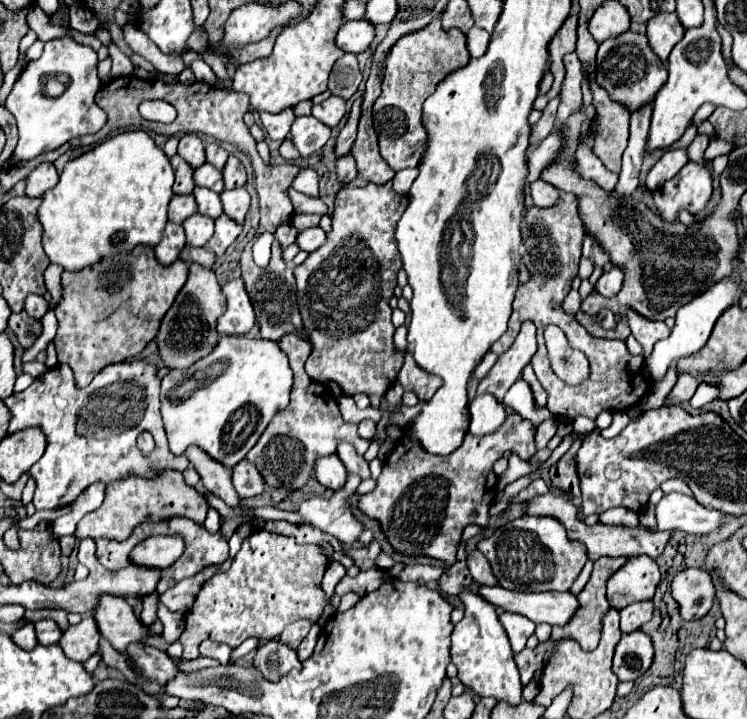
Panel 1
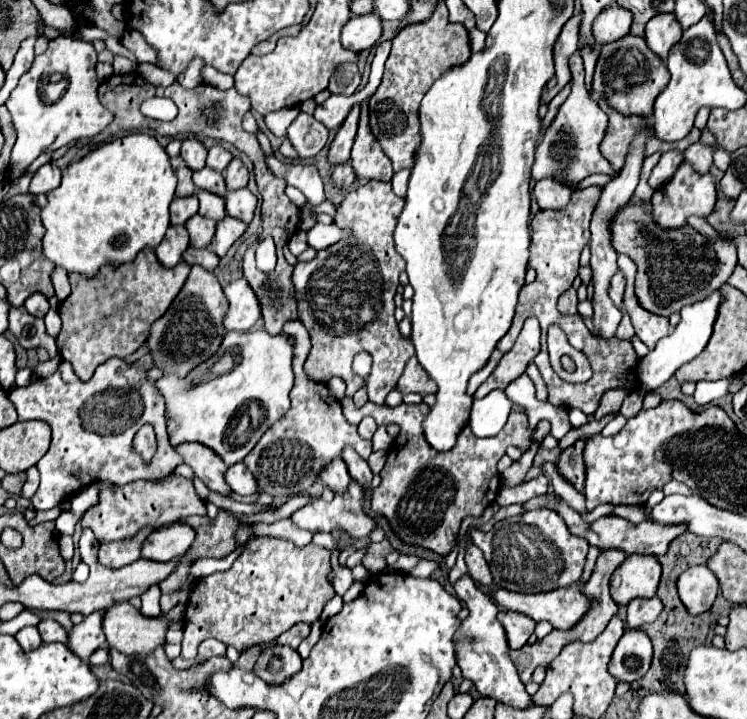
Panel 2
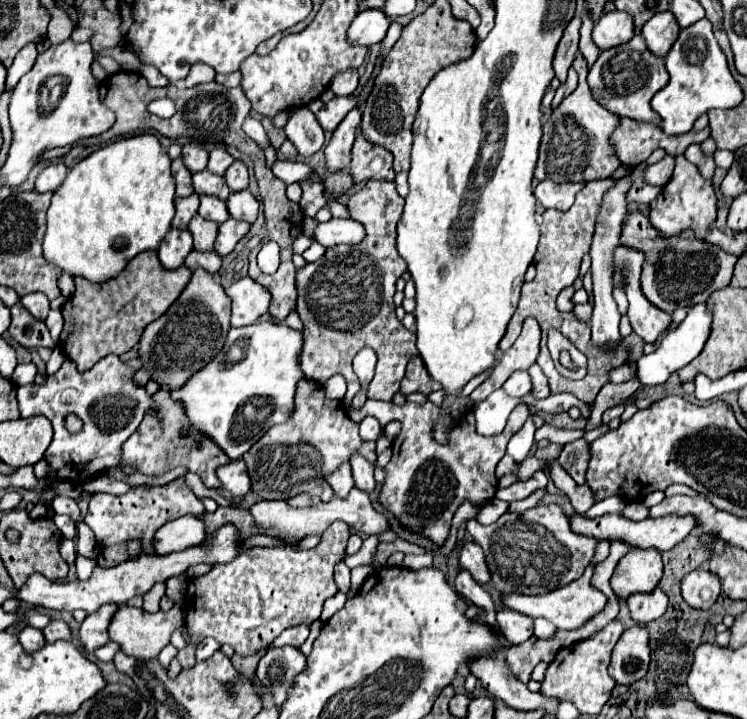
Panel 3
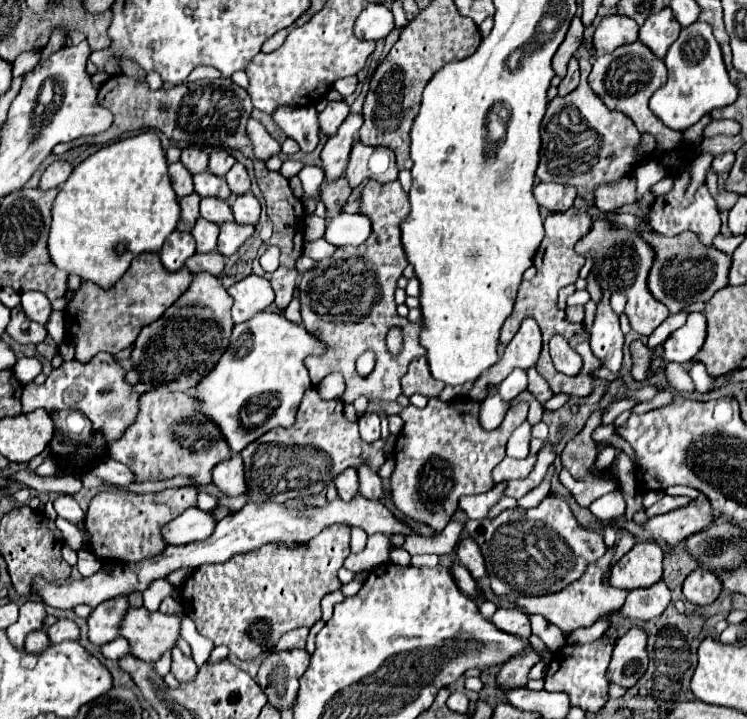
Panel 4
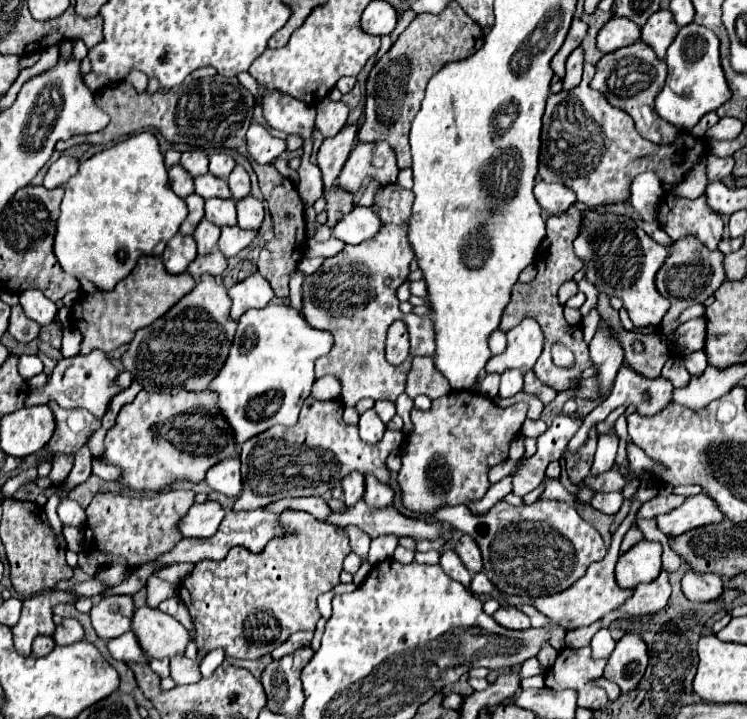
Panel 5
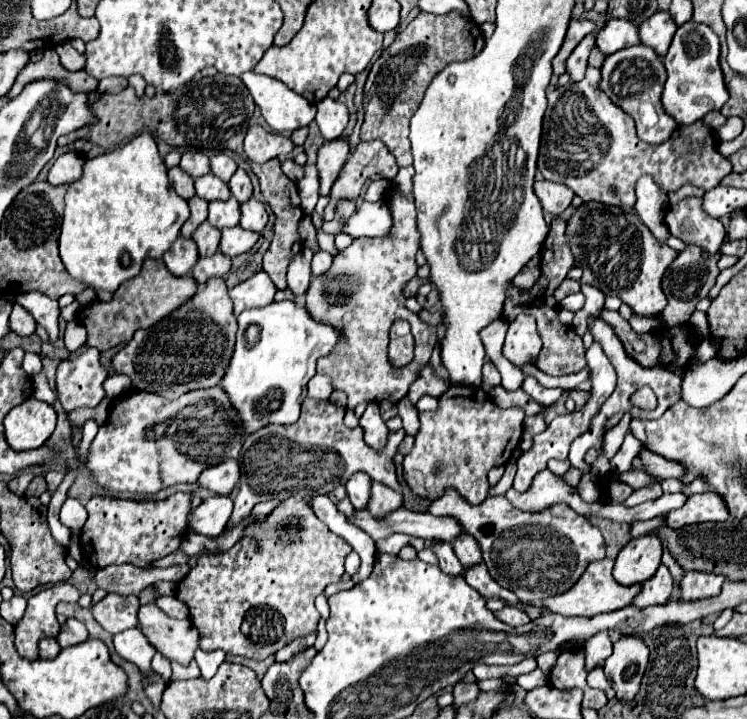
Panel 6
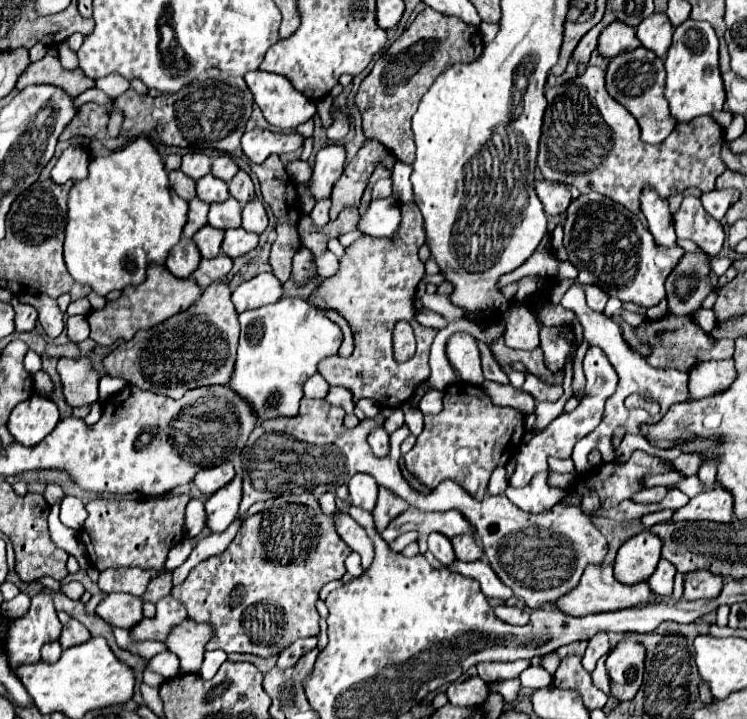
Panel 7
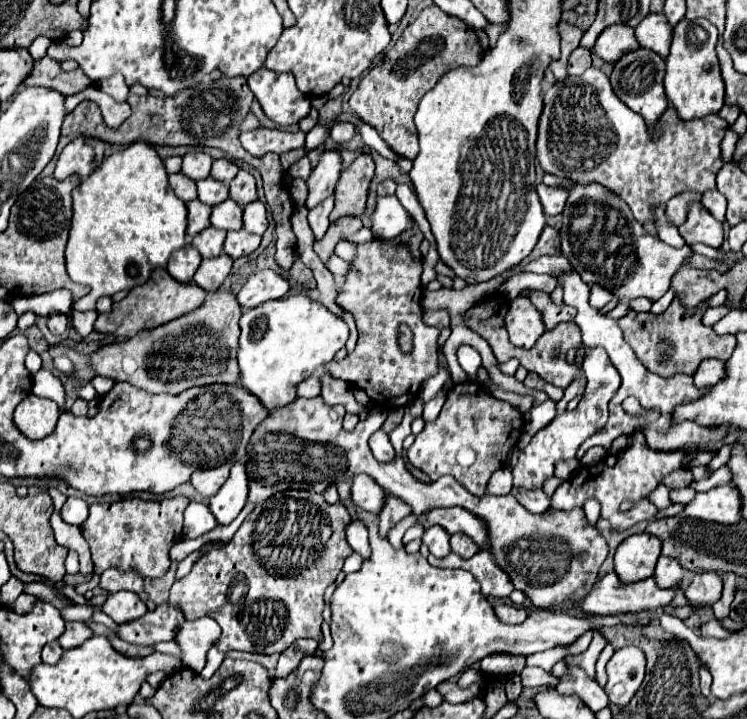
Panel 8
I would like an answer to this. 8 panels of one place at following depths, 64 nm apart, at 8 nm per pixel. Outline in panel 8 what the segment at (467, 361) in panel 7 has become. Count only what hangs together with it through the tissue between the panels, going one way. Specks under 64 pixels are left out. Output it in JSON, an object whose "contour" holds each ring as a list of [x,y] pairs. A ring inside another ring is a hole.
{"contour":[[[460,346],[458,348],[458,362],[460,362],[460,366],[464,368],[464,372],[468,374],[468,376],[472,376],[472,374],[476,374],[476,370],[478,370],[478,366],[480,366],[480,354],[478,354],[478,350],[474,350],[472,346]]]}

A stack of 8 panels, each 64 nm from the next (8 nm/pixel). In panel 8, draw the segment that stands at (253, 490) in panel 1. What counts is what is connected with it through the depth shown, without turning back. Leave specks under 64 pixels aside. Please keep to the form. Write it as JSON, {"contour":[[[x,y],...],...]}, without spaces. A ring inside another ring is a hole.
{"contour":[[[224,464],[220,468],[212,468],[212,470],[200,470],[200,472],[194,472],[192,474],[190,482],[196,488],[196,492],[200,492],[208,500],[228,480],[228,472],[230,472],[230,464]]]}

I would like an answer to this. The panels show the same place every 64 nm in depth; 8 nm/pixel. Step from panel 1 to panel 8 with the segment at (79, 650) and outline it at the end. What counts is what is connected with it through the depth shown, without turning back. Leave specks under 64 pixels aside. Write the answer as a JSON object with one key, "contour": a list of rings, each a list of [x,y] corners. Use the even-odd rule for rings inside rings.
{"contour":[[[116,592],[110,594],[108,600],[102,604],[102,610],[118,624],[128,622],[128,620],[136,620],[140,616],[146,614],[146,604],[140,600],[140,596],[136,592]]]}

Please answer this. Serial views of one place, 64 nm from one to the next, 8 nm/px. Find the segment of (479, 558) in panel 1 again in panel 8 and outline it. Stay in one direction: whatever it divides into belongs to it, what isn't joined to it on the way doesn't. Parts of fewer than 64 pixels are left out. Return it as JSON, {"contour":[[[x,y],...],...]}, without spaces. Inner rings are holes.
{"contour":[[[456,532],[450,536],[450,548],[452,548],[452,552],[456,552],[462,558],[472,558],[478,552],[472,538],[466,536],[464,532]]]}

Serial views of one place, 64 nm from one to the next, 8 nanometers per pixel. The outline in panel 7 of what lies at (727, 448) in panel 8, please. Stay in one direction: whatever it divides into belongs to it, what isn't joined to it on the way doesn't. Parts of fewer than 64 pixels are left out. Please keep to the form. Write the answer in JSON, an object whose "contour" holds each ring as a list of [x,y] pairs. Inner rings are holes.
{"contour":[[[706,462],[706,464],[702,464],[700,466],[700,470],[698,470],[698,478],[700,478],[700,482],[704,482],[704,484],[712,484],[714,482],[714,478],[716,478],[716,466],[718,466],[718,462]]]}

